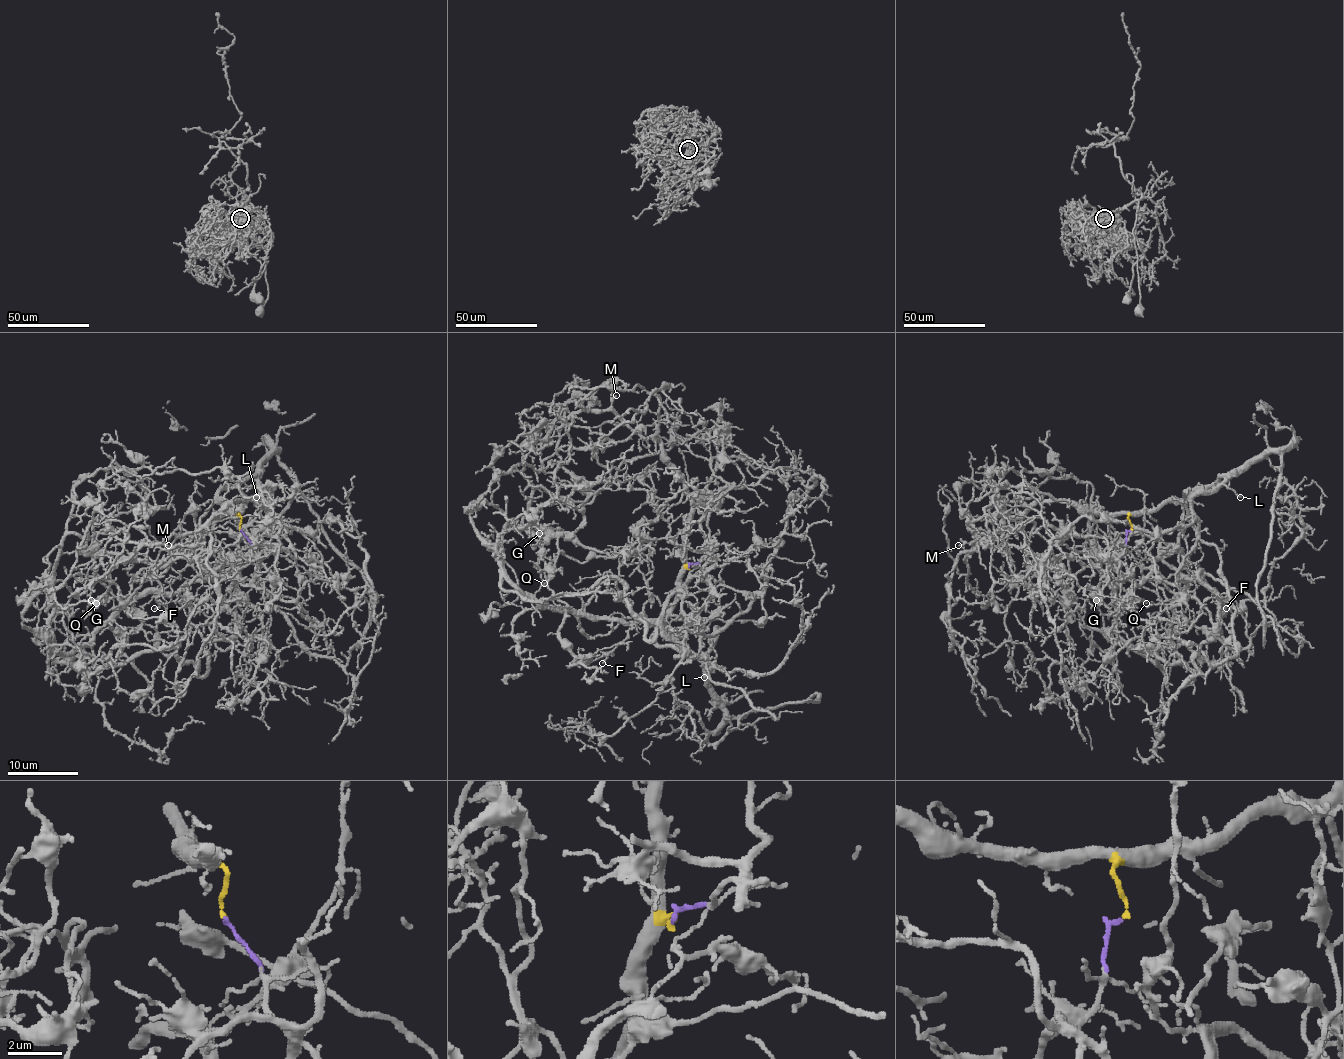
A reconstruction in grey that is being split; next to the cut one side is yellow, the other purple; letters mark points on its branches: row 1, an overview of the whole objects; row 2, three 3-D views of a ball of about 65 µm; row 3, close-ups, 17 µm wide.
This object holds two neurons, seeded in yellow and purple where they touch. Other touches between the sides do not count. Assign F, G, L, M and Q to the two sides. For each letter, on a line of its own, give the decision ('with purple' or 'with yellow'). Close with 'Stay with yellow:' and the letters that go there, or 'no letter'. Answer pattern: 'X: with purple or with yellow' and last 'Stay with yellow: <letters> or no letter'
F: with yellow
G: with purple
L: with yellow
M: with yellow
Q: with purple
Stay with yellow: F, L, M

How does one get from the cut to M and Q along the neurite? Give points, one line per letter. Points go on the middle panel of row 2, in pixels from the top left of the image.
M: (688, 567), (684, 528), (691, 517), (691, 505), (684, 477), (658, 441), (640, 436), (613, 409), (615, 395)
Q: (688, 567), (699, 564), (649, 620), (574, 613), (546, 581), (541, 555), (551, 562), (544, 583)

